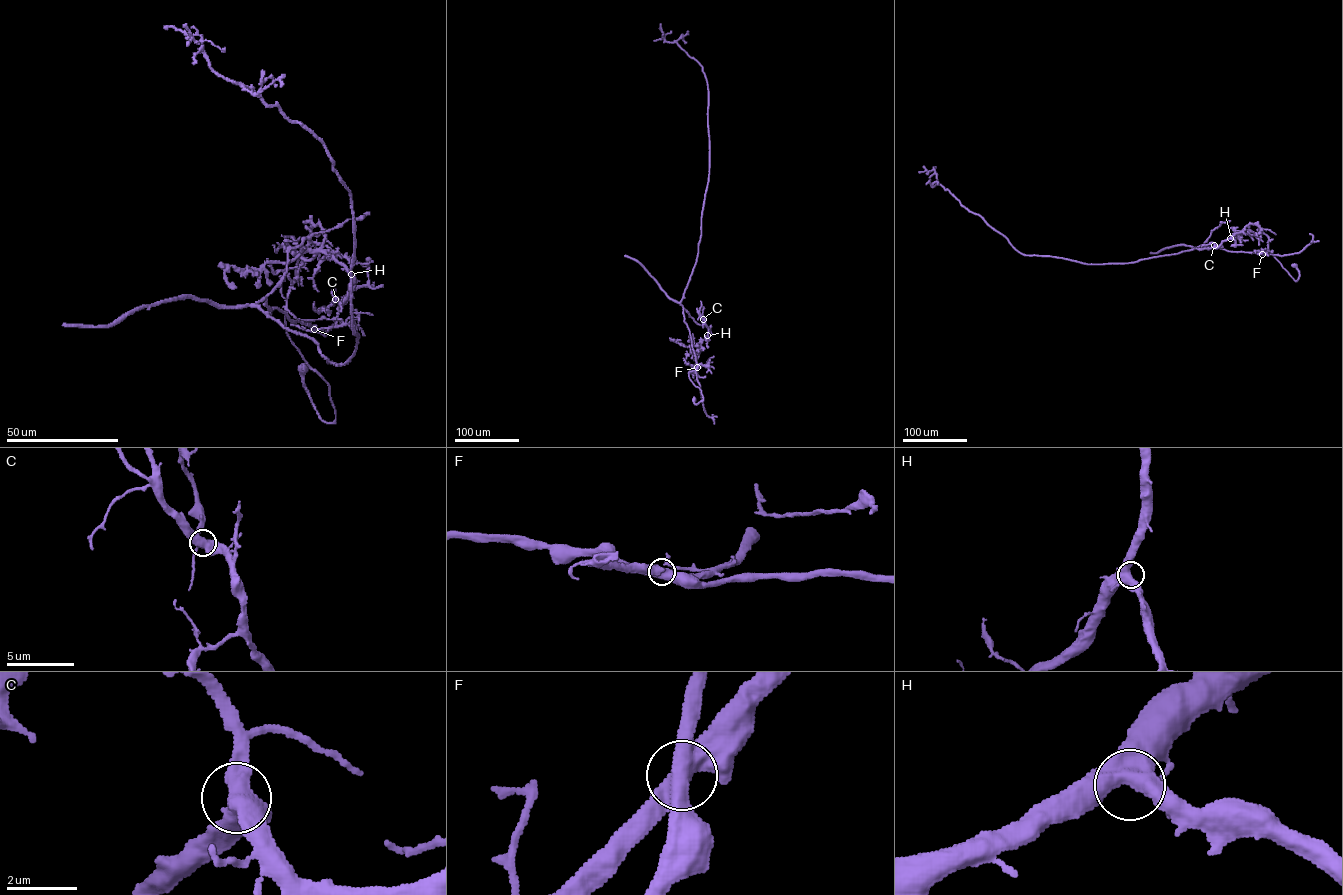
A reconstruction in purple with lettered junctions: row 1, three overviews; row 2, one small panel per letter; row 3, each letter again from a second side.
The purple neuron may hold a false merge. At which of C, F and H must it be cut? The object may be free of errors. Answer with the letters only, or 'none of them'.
F

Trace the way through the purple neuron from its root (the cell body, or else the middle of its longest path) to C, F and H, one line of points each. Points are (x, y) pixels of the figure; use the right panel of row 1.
C: (1294, 266), (1299, 274), (1296, 281), (1269, 251), (1268, 237), (1256, 225), (1249, 224), (1218, 247), (1214, 245)
F: (1294, 266), (1299, 274), (1296, 281), (1269, 250), (1262, 254)
H: (1294, 266), (1299, 274), (1296, 281), (1269, 251), (1268, 237), (1256, 225), (1248, 224), (1230, 238)

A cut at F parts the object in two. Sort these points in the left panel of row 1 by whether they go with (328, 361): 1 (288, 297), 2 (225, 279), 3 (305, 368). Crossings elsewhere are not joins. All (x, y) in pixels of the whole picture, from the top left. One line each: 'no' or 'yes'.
1: no
2: no
3: no

